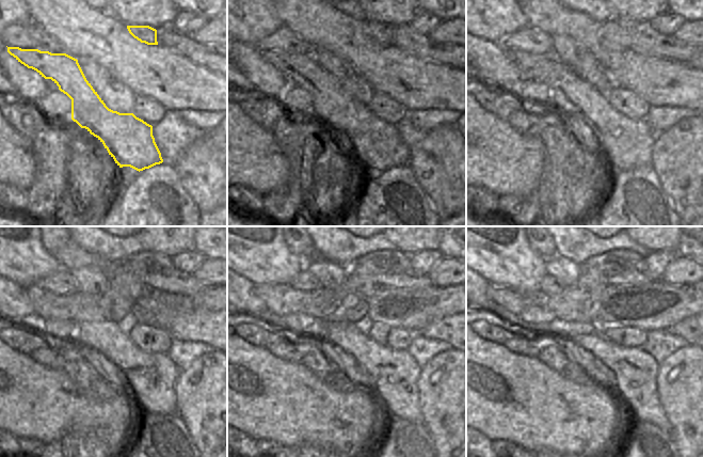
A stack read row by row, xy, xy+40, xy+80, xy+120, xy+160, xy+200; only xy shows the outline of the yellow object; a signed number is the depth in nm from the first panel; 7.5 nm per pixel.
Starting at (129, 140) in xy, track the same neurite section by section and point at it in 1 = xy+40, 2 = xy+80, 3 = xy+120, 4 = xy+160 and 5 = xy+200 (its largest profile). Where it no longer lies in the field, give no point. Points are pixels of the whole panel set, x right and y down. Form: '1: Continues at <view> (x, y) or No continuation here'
1: Continues at xy+40 (378, 145)
2: Continues at xy+80 (626, 144)
3: Continues at xy+120 (152, 376)
4: Continues at xy+160 (394, 373)
5: Continues at xy+200 (635, 371)

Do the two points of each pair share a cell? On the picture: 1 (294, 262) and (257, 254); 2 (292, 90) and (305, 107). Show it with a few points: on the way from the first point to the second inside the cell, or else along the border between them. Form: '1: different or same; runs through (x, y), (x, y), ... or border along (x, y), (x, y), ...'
1: same; runs through (285, 262), (270, 262), (267, 259)
2: same; runs through (293, 94), (302, 103)

